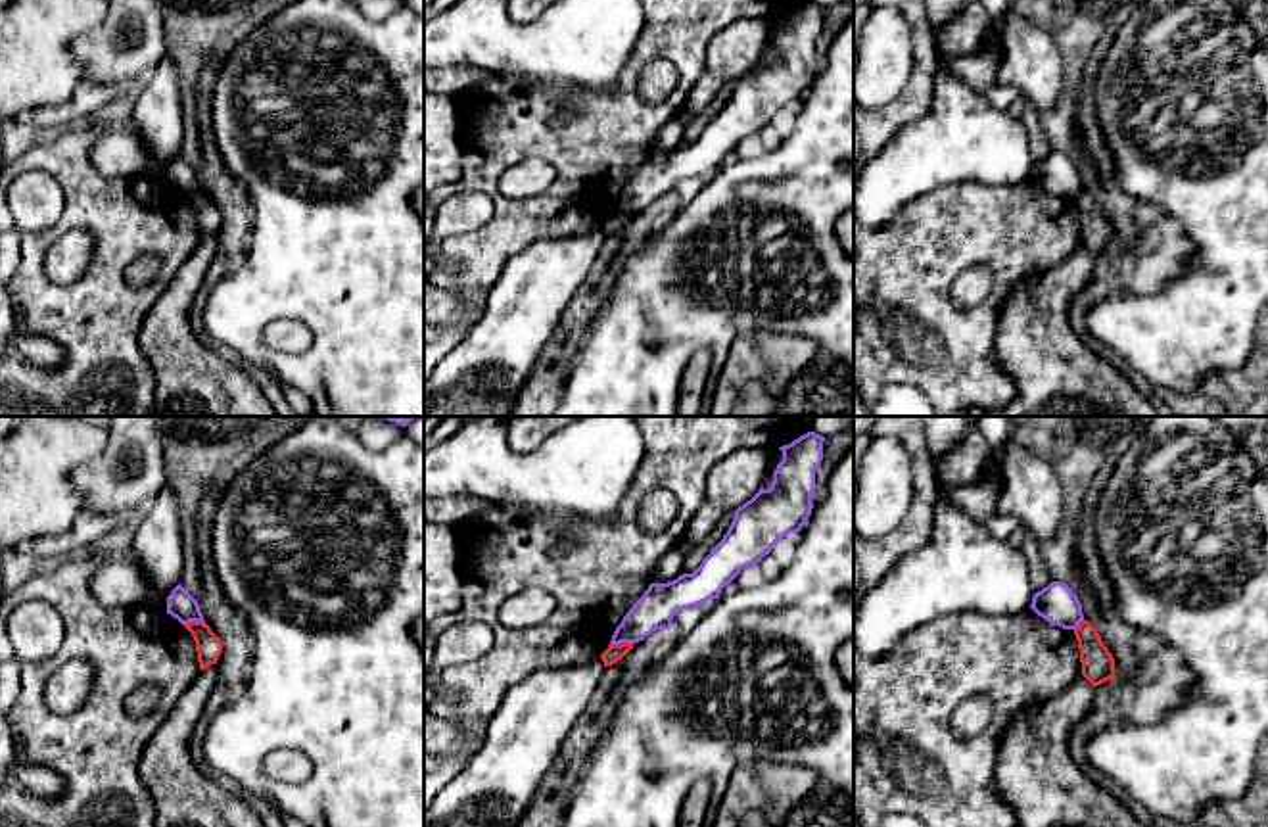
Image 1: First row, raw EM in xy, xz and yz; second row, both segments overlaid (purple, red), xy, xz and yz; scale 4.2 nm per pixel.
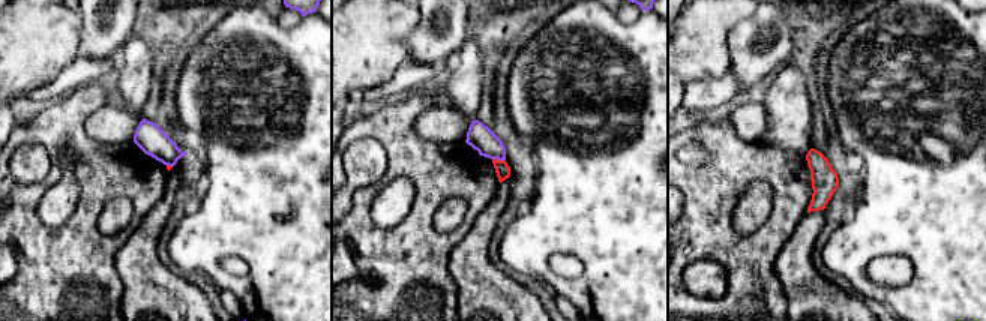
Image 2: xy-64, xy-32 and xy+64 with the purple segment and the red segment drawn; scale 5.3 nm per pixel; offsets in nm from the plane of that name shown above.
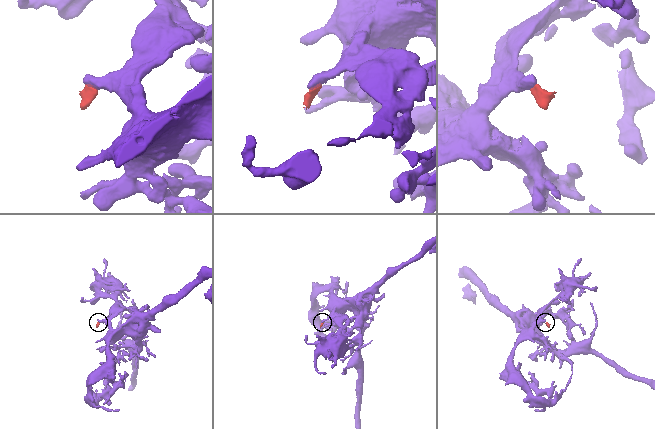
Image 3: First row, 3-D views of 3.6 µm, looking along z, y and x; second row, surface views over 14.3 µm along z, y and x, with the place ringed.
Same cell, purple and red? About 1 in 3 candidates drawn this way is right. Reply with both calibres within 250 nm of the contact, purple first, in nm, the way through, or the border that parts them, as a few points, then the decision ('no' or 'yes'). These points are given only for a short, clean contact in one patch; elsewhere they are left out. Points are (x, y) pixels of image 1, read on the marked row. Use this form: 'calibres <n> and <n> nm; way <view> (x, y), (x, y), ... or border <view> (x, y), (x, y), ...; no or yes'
calibres 160 and 70 nm; border xz (634, 643), (610, 645); no

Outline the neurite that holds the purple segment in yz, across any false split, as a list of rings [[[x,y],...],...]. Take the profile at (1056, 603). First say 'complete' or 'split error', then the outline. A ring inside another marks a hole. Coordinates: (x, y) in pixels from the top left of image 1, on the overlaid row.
complete; [[[1051,581],[1034,593],[1030,608],[1051,626],[1076,629],[1084,620],[1082,604],[1067,583]]]

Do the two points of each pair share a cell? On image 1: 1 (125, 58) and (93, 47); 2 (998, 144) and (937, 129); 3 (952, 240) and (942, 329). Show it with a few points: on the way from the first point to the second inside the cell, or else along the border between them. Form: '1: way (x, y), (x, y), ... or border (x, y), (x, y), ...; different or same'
1: way (117, 52), (100, 50); same
2: way (983, 144), (952, 139); same
3: way (939, 261), (939, 307); same

